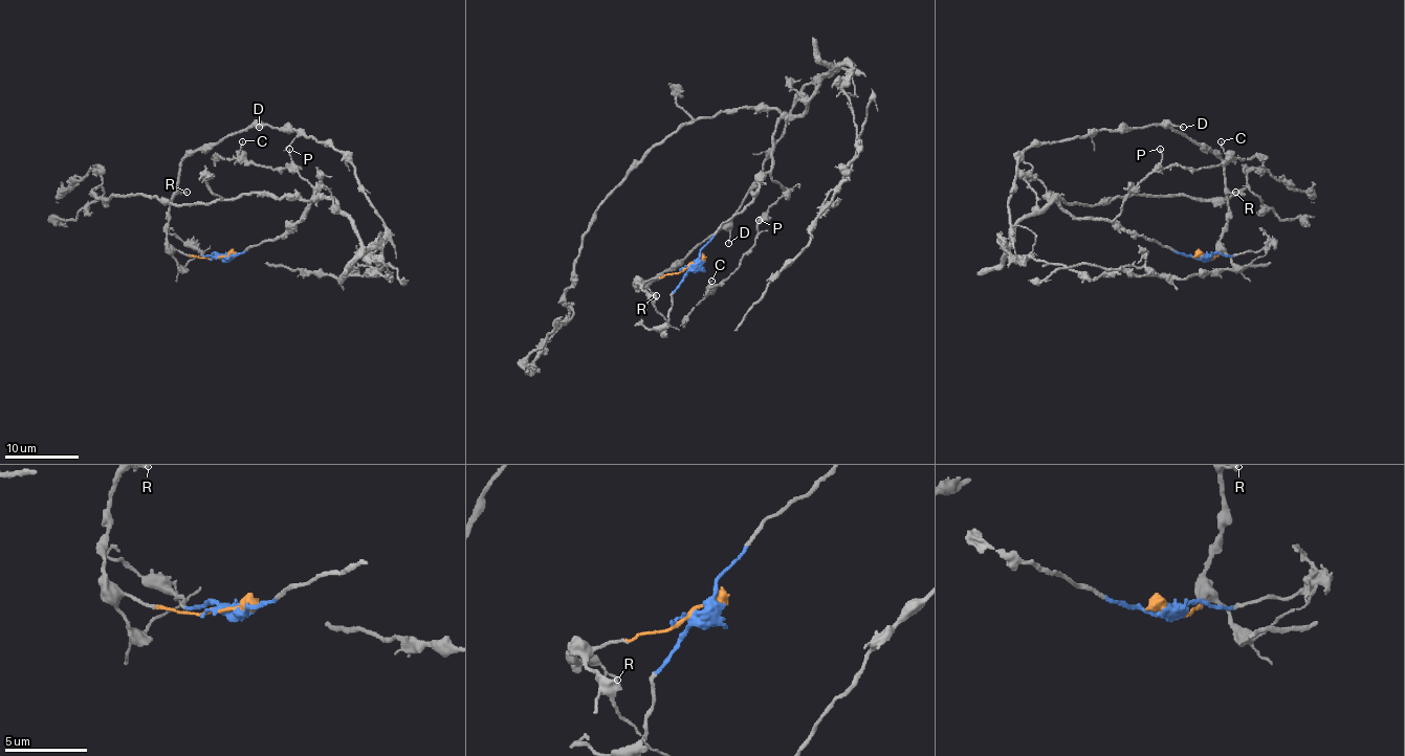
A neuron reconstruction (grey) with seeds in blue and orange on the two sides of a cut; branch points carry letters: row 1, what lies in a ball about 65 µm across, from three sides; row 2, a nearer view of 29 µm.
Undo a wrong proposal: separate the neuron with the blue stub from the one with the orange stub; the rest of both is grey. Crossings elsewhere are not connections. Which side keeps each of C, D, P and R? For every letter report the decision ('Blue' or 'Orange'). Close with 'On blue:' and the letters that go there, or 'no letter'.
C: Blue
D: Orange
P: Blue
R: Orange
On blue: C, P

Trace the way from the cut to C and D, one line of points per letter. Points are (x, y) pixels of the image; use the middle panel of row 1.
C: (694, 264), (768, 173), (783, 195), (756, 226), (754, 245), (725, 279), (712, 281)
D: (692, 264), (677, 273), (636, 281), (639, 288), (679, 266), (721, 228), (729, 232), (729, 243)

